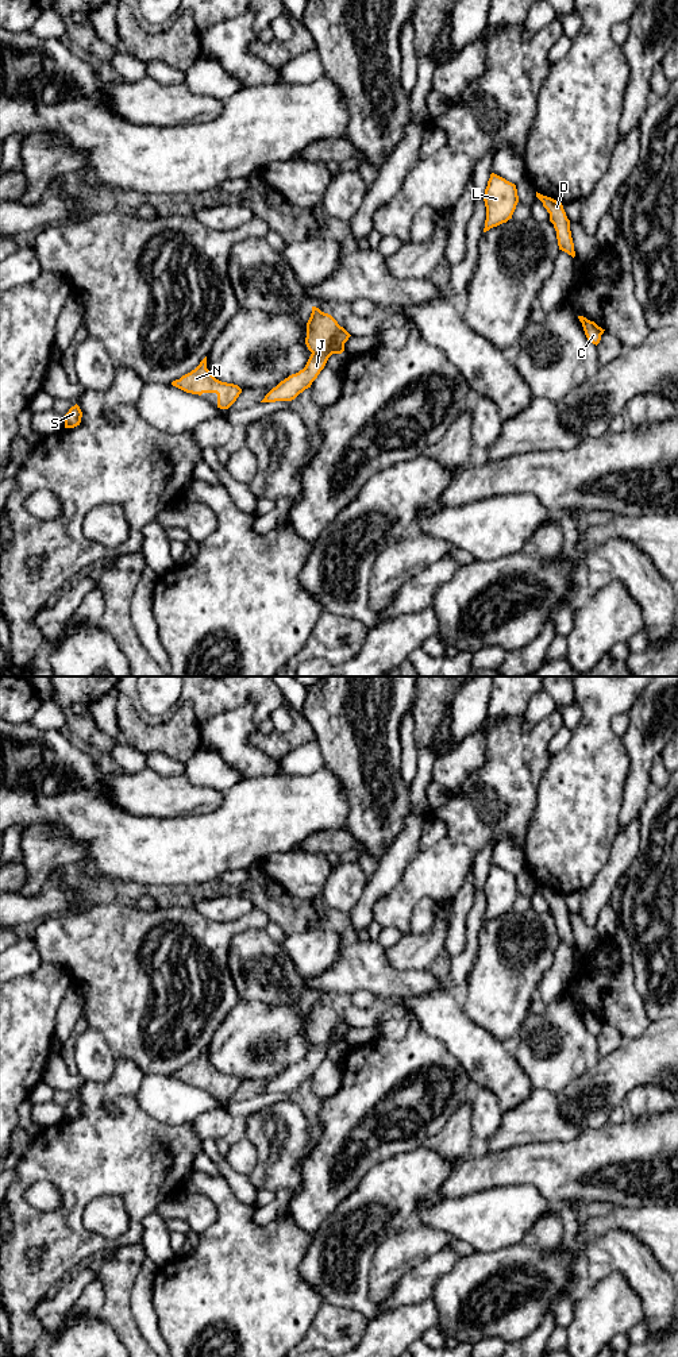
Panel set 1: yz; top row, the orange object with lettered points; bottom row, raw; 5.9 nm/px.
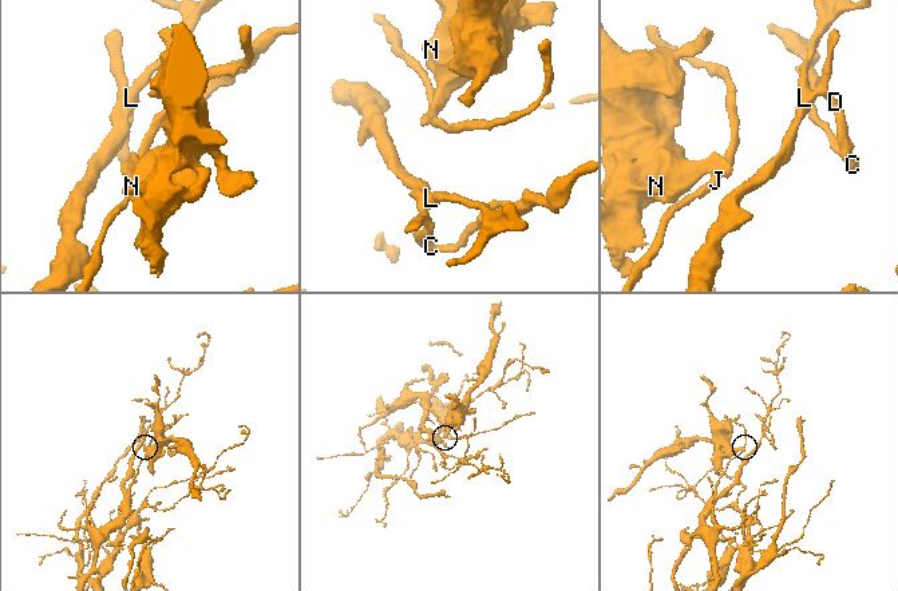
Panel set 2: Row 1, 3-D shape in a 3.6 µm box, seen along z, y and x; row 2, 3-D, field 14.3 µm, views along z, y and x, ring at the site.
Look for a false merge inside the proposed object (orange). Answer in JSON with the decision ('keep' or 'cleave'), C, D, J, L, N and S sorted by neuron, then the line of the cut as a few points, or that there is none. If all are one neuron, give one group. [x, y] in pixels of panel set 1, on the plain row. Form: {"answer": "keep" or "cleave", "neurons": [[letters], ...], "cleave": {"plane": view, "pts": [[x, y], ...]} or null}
{"answer": "cleave", "neurons": [["C", "D", "J", "L"], ["N", "S"]], "cleave": {"plane": "yz", "pts": [[342, 1018], [328, 1040], [312, 1045]]}}

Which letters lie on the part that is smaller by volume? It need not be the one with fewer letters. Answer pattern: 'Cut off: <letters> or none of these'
Cut off: N, S

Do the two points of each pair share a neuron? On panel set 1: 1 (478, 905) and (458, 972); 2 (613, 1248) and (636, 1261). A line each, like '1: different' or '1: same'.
1: same
2: same

